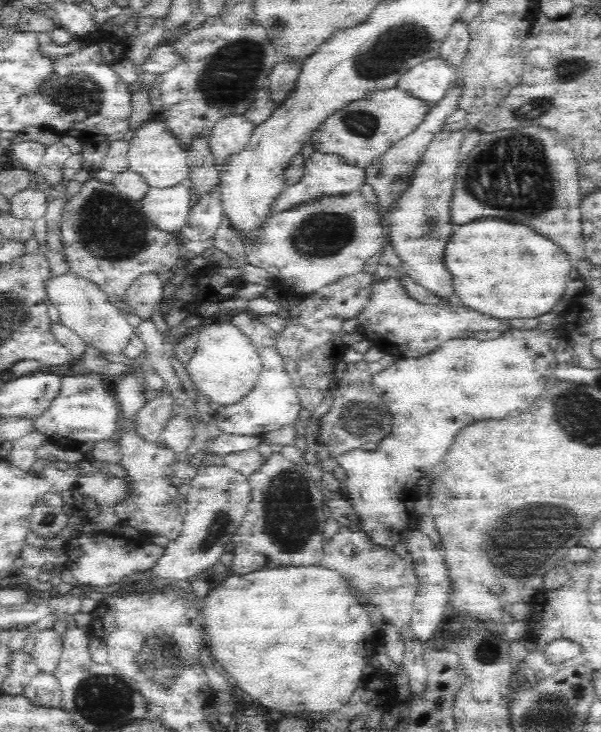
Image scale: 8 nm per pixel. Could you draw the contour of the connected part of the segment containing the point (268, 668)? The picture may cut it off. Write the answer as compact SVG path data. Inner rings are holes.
M285 566L278 568L256 570L250 574L233 574L227 576L219 586L209 590L208 595L200 602L201 621L204 629L205 644L211 653L211 660L224 666L224 670L234 678L238 688L242 688L252 700L256 700L268 710L278 712L326 712L326 714L340 710L352 698L354 690L364 678L364 668L369 664L377 644L372 638L376 632L372 629L367 607L362 605L352 594L350 585L337 571L318 566Z

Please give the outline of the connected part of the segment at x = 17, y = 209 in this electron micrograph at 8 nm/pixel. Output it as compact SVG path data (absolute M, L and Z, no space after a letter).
M27 188L18 192L10 201L9 212L14 218L36 221L45 216L51 194Z

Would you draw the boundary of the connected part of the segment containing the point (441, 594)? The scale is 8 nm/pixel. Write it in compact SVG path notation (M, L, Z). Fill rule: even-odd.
M415 528L404 542L407 551L411 554L410 561L414 565L419 585L416 591L416 596L413 600L413 611L411 614L411 629L416 640L426 642L434 636L436 629L446 624L450 590L450 580L448 580L448 570L444 566L444 554L440 548L434 548L432 540L425 534L422 534L420 529Z

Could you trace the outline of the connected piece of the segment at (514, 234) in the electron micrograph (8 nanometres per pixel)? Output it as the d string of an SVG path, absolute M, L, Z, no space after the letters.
M480 220L458 226L444 248L444 266L454 280L454 301L502 320L538 318L564 296L571 262L553 241L528 226L502 220Z

